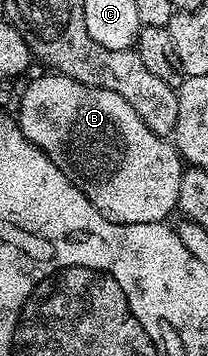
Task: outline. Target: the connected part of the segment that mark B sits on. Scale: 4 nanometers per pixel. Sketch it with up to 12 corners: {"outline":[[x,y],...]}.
{"outline":[[42,72],[18,126],[105,218],[166,222],[184,159],[111,90]]}

